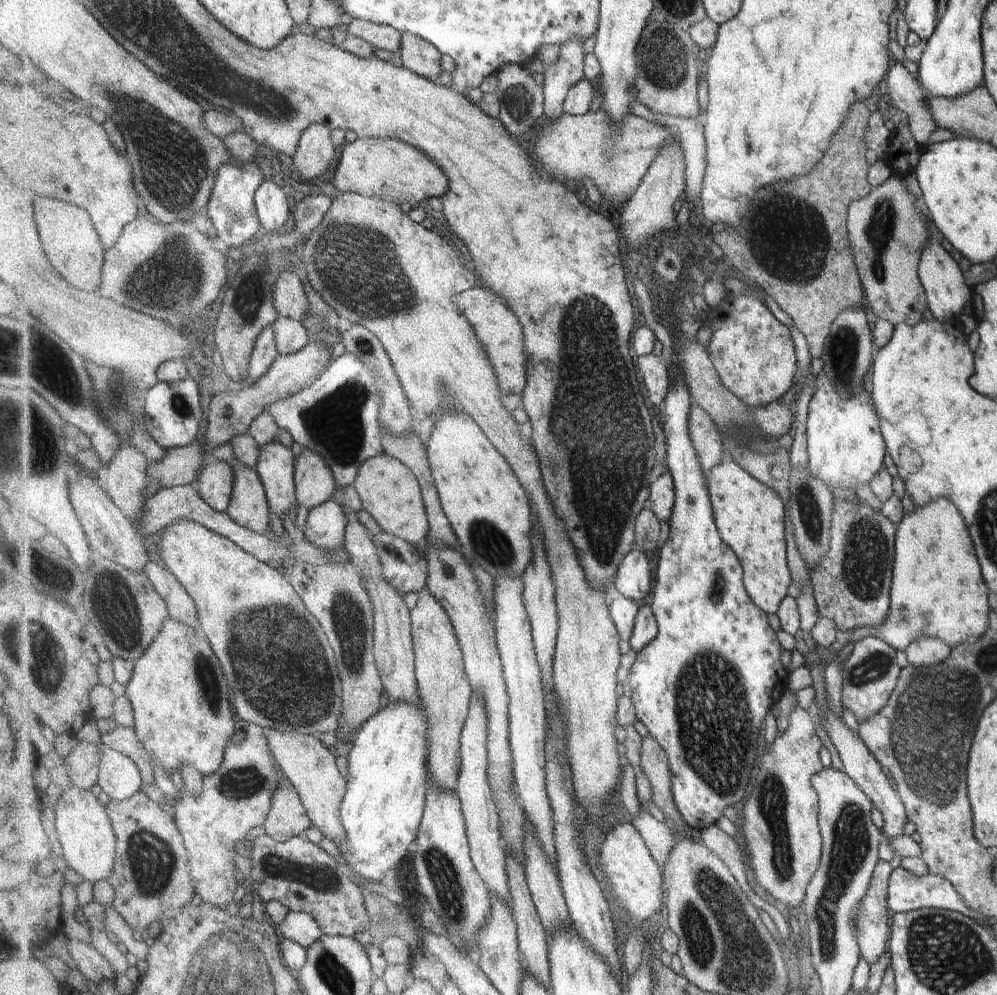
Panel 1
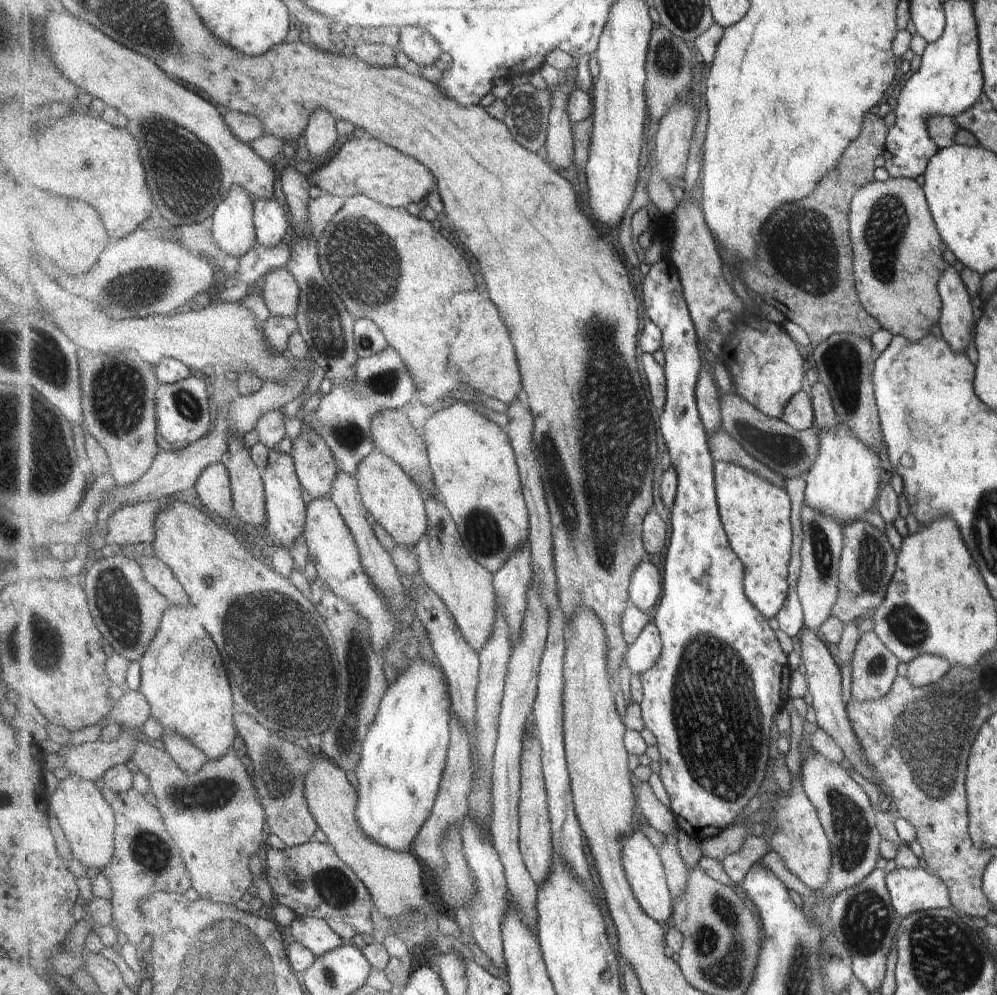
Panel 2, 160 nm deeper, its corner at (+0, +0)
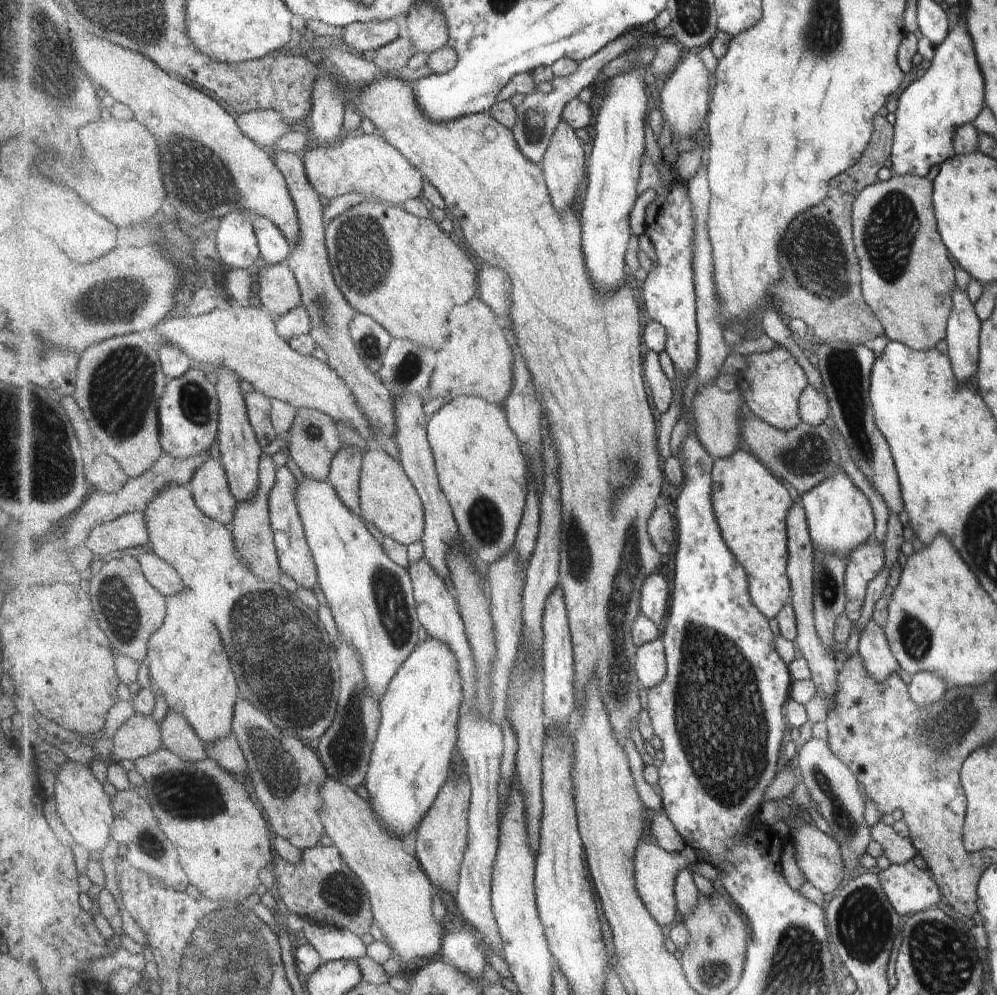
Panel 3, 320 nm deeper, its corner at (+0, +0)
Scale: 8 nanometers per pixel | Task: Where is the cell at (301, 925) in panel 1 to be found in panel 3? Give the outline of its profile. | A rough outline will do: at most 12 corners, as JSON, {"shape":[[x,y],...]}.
{"shape":[[313,920],[302,930],[325,963],[368,956],[350,930]]}

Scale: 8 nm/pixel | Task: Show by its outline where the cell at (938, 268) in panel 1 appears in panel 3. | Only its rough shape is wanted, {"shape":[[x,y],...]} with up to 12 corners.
{"shape":[[955,289],[944,339],[954,379],[976,373],[980,320]]}

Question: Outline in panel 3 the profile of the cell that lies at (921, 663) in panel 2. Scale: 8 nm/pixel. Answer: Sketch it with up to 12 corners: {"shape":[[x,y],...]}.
{"shape":[[934,674],[910,675],[906,689],[918,708],[941,698],[947,686]]}

